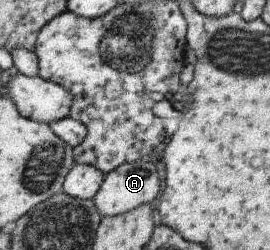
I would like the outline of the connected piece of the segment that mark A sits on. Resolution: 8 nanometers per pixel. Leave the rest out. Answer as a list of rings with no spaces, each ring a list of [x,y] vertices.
[[[144,158],[120,164],[115,170],[109,171],[103,176],[101,184],[92,198],[99,216],[121,214],[136,206],[151,202],[159,192],[159,178],[157,178],[154,167],[153,162]]]

